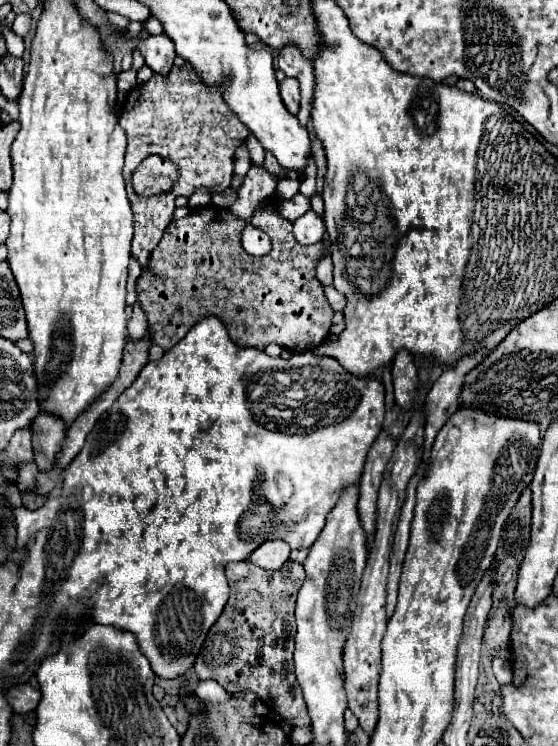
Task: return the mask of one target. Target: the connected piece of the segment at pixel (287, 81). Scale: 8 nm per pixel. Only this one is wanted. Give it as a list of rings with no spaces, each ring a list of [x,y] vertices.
[[[284,78],[280,82],[280,96],[282,96],[282,102],[288,108],[288,112],[296,114],[298,106],[300,106],[300,86],[298,86],[298,80],[296,78]]]

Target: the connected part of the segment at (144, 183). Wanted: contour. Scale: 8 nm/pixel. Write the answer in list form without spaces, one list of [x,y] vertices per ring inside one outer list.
[[[148,156],[140,162],[136,172],[132,174],[132,186],[136,194],[142,196],[158,196],[174,188],[178,178],[178,166],[160,156]]]

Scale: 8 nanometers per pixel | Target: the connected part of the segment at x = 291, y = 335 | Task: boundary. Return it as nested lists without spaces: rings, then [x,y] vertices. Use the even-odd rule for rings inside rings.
[[[276,198],[262,200],[254,216],[248,220],[254,228],[270,236],[272,250],[266,256],[250,256],[240,242],[240,234],[248,222],[234,216],[228,208],[218,208],[214,204],[192,208],[188,216],[166,228],[162,240],[150,254],[148,268],[144,268],[136,280],[138,302],[148,316],[152,344],[170,350],[200,318],[208,314],[214,314],[224,322],[236,344],[254,346],[258,350],[264,350],[268,344],[278,344],[294,354],[300,354],[318,348],[328,338],[334,310],[326,300],[322,284],[316,280],[316,266],[326,252],[326,244],[318,242],[316,246],[300,246],[292,238],[292,222],[278,212],[278,206]]]

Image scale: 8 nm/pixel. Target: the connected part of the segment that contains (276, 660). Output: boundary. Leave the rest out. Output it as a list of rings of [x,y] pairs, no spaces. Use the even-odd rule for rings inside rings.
[[[244,560],[240,564],[228,564],[226,578],[230,584],[230,598],[228,598],[228,604],[224,606],[224,612],[210,628],[208,638],[204,640],[204,646],[200,648],[200,654],[196,656],[194,670],[196,670],[198,678],[216,680],[230,694],[238,694],[244,690],[254,692],[270,710],[274,710],[288,724],[310,726],[306,702],[296,684],[294,664],[292,664],[294,638],[296,638],[294,604],[296,604],[298,590],[306,580],[306,572],[304,572],[302,564],[288,560],[280,570],[264,570],[264,568],[258,568],[252,562]]]

